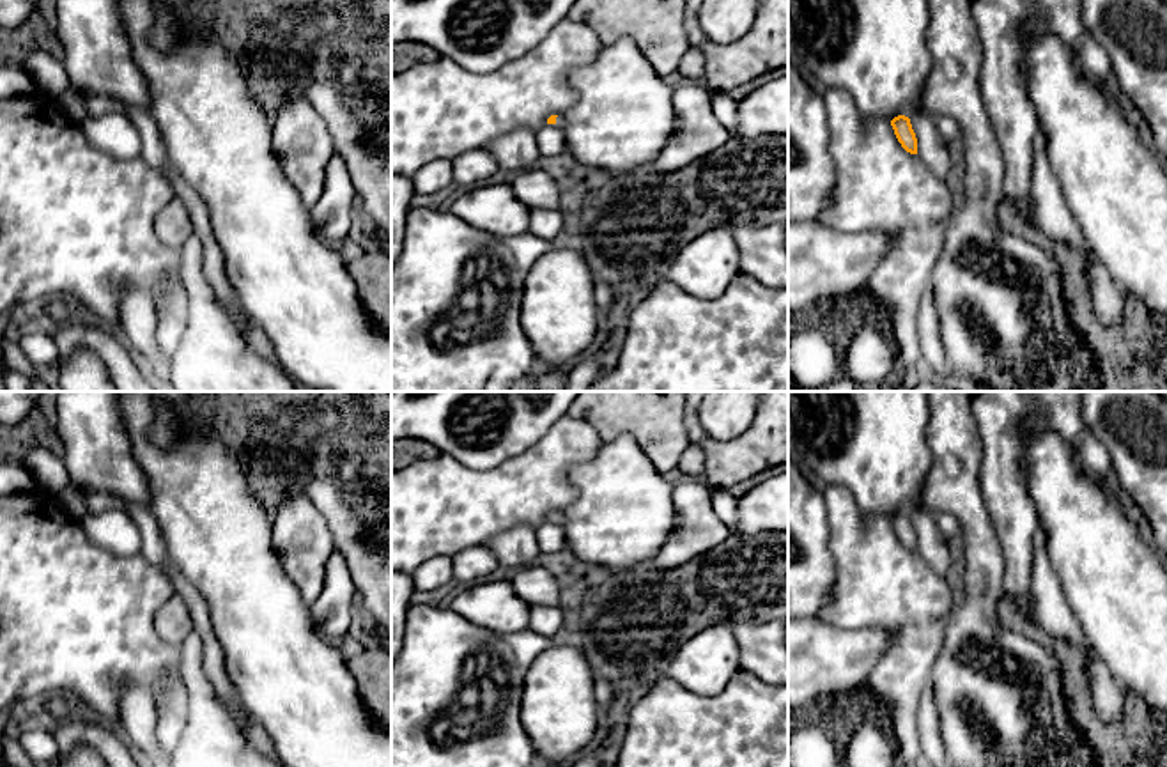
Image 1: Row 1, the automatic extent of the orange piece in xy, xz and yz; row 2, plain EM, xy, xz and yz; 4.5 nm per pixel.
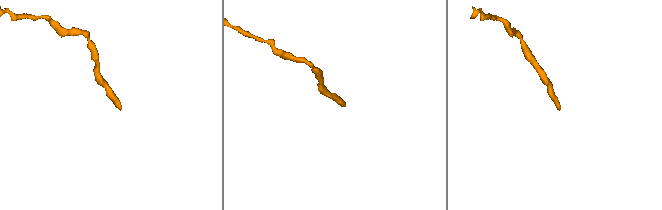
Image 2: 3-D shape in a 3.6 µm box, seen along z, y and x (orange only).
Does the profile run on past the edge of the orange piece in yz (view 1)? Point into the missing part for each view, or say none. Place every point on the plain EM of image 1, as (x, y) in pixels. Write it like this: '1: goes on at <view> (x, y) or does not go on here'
1: does not go on here

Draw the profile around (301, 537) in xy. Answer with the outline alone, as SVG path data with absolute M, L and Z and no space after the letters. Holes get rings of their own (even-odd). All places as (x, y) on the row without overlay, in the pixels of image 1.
M290 494L273 505L273 547L287 577L312 606L335 544L324 515L306 494Z

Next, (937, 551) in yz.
M923 505L908 515L917 535L917 553L939 576L951 577L958 570L958 553L940 533L935 514Z

